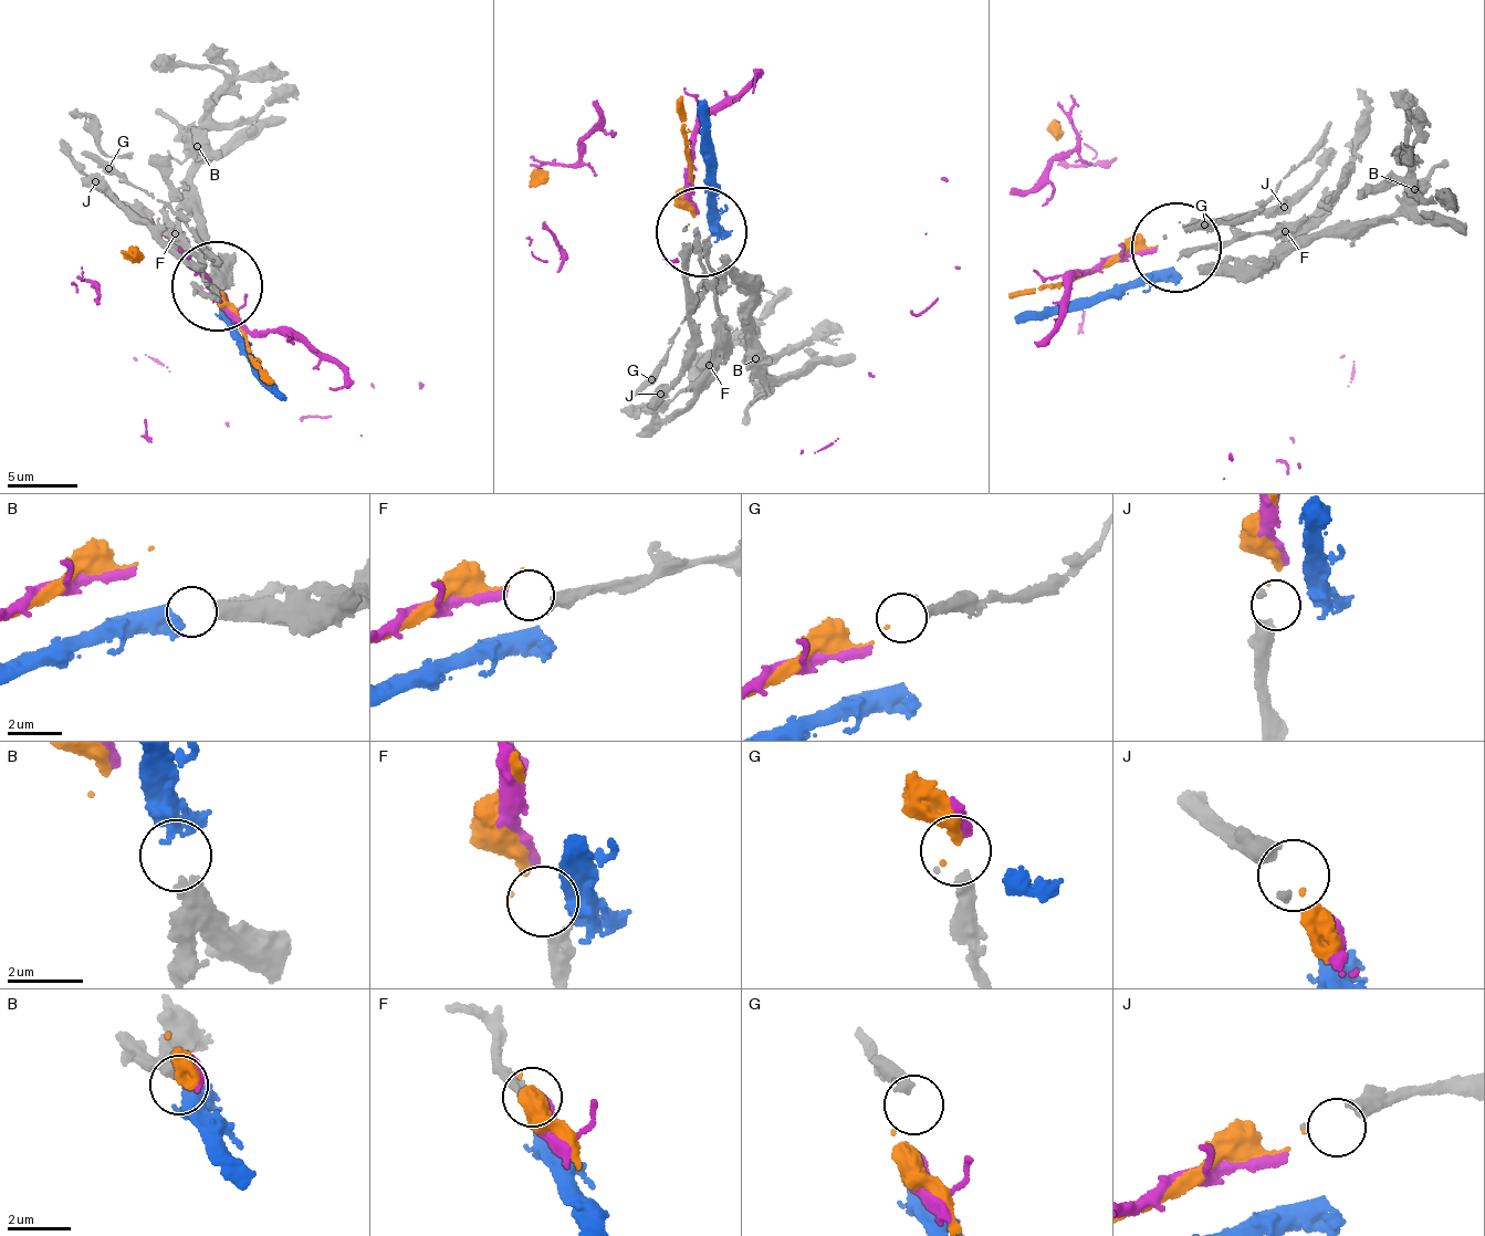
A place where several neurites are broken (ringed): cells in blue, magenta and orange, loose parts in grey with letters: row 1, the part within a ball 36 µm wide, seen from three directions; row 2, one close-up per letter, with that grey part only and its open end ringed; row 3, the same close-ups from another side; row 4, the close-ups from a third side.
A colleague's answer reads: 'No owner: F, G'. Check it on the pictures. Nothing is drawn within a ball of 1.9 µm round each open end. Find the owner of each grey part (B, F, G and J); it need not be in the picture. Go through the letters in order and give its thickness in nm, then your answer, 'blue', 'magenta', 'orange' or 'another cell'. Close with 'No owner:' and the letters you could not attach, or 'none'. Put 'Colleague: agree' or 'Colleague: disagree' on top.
Colleague: agree
B: calibre 550 nm; blue
F: calibre 360 nm; another cell
G: calibre 380 nm; another cell
J: calibre 550 nm; orange
No owner: F, G

